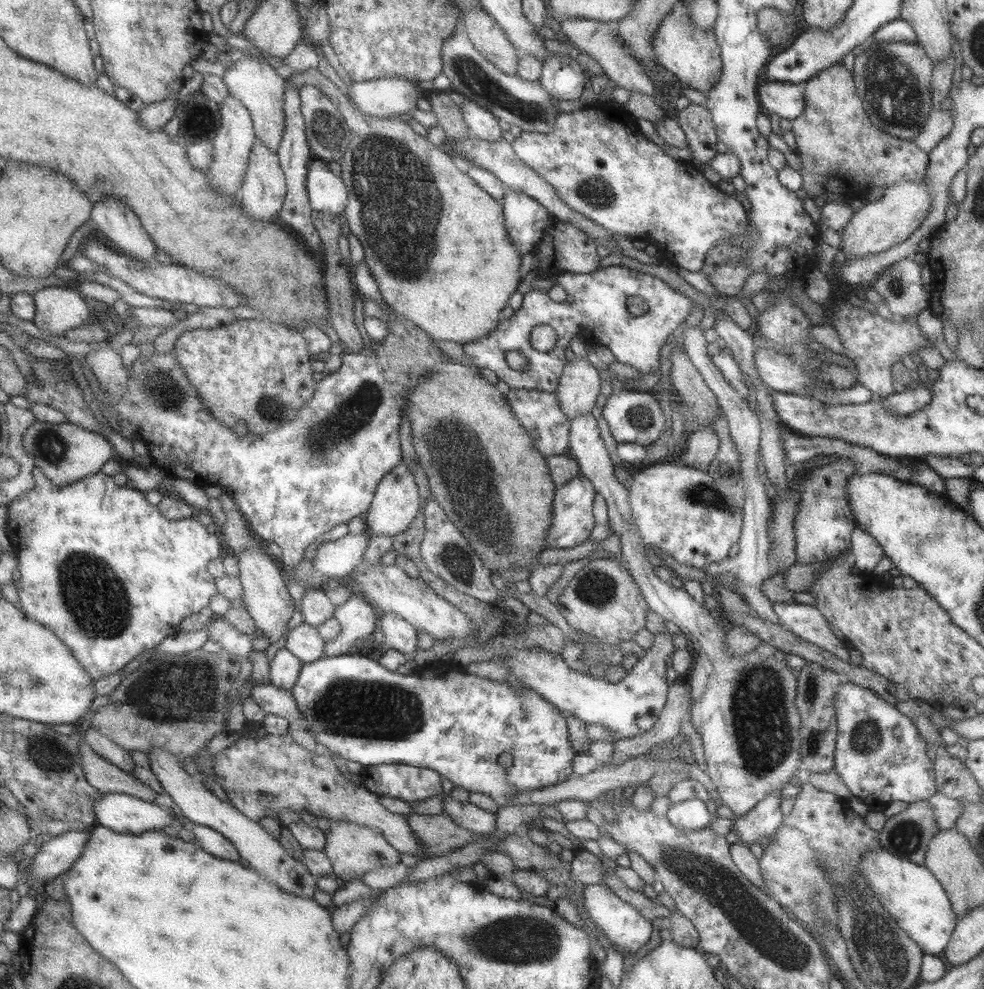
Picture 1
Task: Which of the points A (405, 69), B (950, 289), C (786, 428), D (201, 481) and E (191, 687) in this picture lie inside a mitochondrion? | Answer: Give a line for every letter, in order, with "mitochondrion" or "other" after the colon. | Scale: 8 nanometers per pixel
A: other
B: other
C: other
D: other
E: mitochondrion

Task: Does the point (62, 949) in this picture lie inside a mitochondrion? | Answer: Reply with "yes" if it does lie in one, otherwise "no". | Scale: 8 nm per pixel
no

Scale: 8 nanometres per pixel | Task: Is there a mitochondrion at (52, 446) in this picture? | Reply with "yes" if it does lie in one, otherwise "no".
yes

